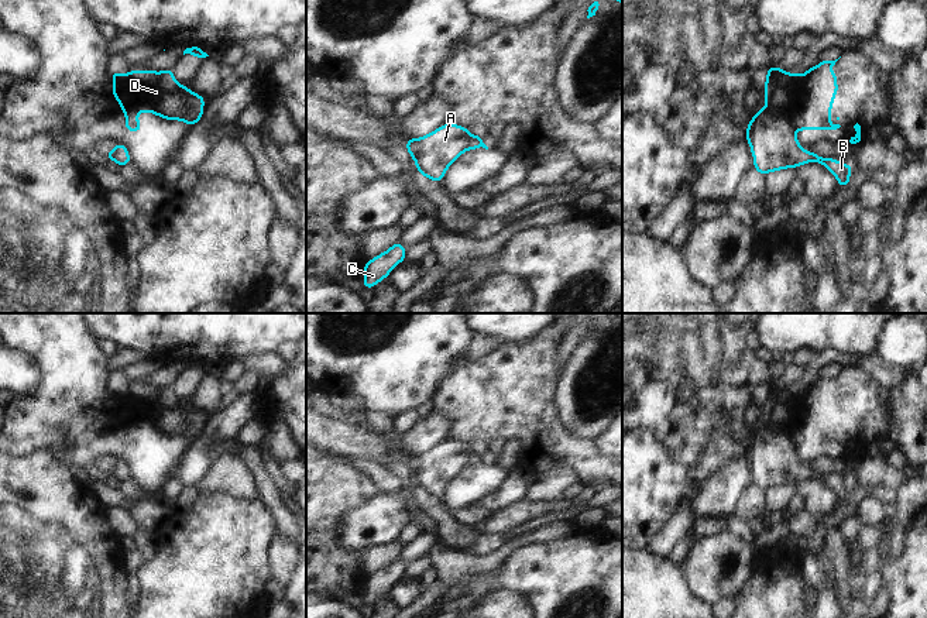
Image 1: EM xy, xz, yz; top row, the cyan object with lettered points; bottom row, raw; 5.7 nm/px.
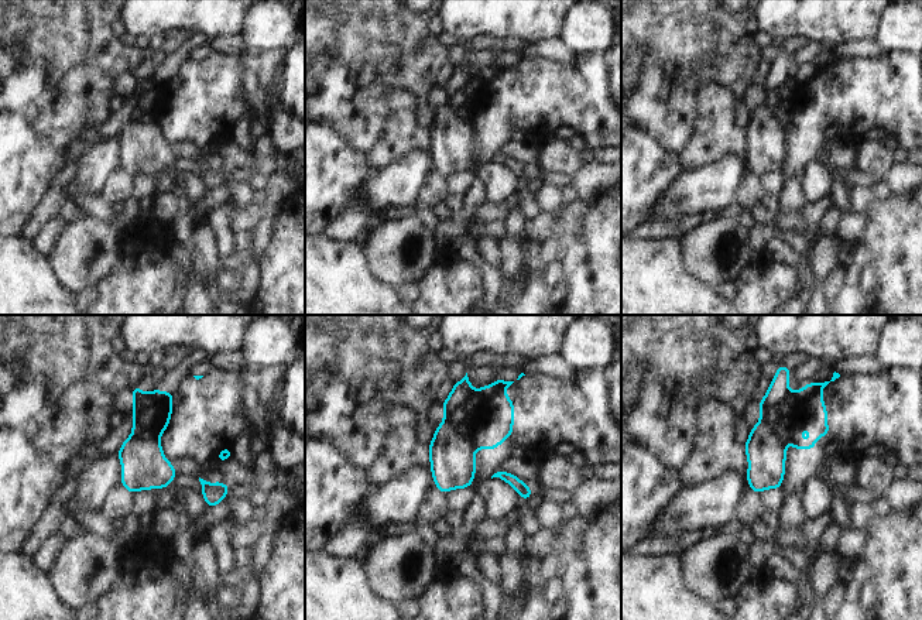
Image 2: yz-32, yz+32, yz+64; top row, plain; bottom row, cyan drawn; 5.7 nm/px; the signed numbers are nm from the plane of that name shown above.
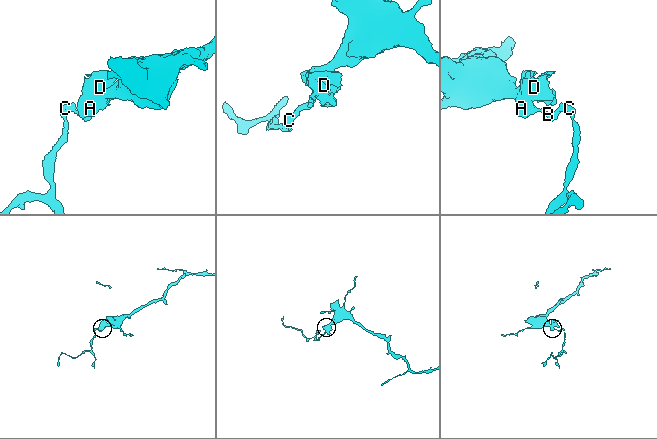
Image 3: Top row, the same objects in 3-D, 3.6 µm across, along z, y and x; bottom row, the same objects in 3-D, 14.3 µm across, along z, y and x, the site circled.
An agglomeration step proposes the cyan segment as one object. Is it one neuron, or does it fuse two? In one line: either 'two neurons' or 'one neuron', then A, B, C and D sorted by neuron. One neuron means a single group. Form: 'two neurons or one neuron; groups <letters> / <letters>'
one neuron; groups A B C D

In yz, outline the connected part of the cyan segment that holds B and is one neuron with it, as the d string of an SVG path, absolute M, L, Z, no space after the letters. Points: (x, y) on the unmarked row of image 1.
M821 375L818 381L803 391L783 388L779 381L769 382L765 401L766 422L756 428L746 444L746 456L755 474L753 484L763 492L770 487L797 484L806 478L820 478L834 490L841 504L848 502L849 490L854 487L851 481L834 474L821 474L813 467L806 468L794 452L797 446L837 446L841 443L828 437L834 412L838 408L837 389L832 387L837 377Z

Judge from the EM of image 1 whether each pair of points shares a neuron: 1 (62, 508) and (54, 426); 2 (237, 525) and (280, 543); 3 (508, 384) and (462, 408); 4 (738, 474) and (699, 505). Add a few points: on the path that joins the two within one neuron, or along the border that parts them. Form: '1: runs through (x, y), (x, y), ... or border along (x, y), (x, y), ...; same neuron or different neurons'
1: border along (26, 455), (50, 452), (68, 469); different neurons
2: border along (277, 532), (267, 558); different neurons
3: runs through (497, 395), (488, 400), (473, 400); same neuron
4: runs through (728, 484), (709, 501); same neuron

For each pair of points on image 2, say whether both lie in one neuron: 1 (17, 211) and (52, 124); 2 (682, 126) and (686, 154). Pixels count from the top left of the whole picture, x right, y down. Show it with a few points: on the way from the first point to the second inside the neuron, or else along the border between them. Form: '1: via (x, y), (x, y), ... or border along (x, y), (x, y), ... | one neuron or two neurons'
1: border along (26, 112), (27, 120), (52, 146), (64, 150) | two neurons
2: border along (696, 113), (692, 136), (677, 153) | two neurons

